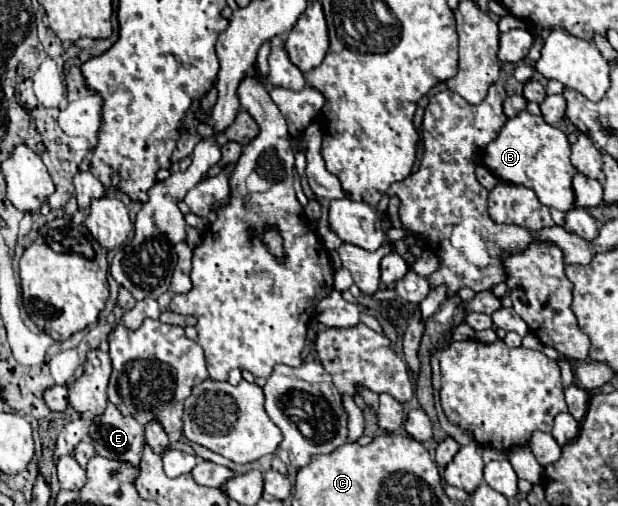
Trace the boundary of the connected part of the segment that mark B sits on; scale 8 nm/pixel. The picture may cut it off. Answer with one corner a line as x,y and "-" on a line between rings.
521,111
517,117
509,119
495,141
491,141
485,149
485,165
503,181
525,185
535,191
537,199
547,205
555,207
563,213
573,209
573,175
577,169
571,165
571,143
567,135
545,123
543,117
535,117
529,111

